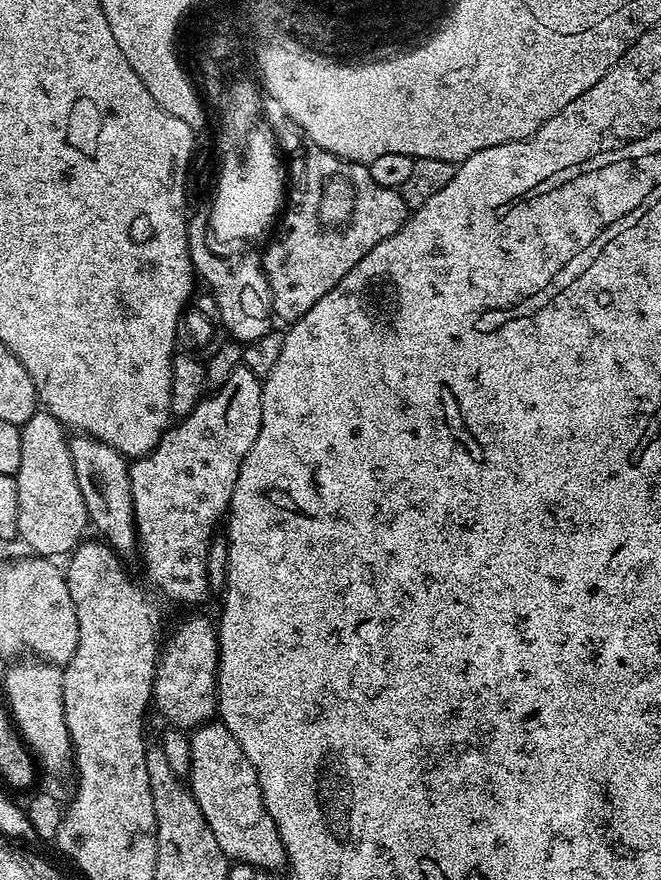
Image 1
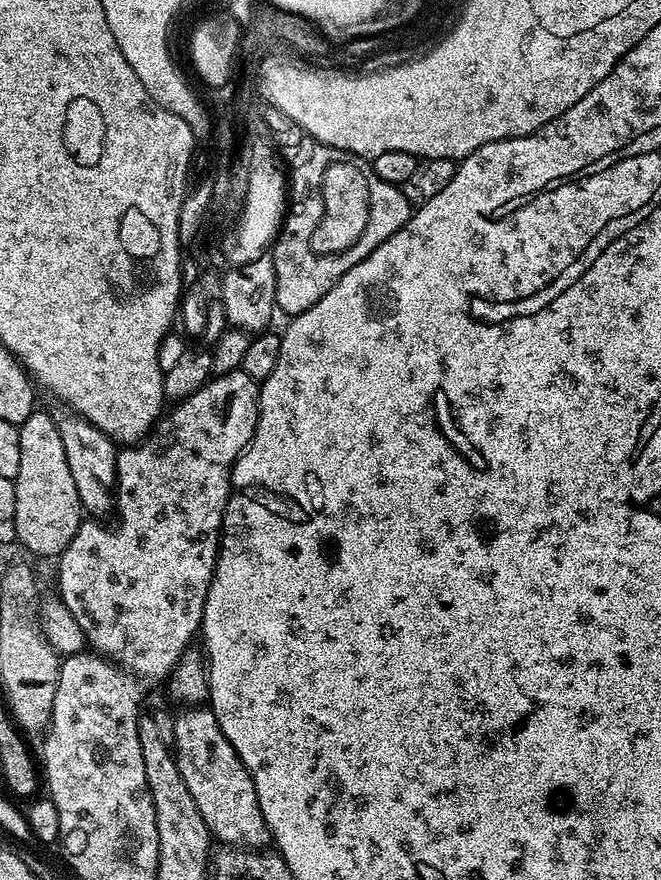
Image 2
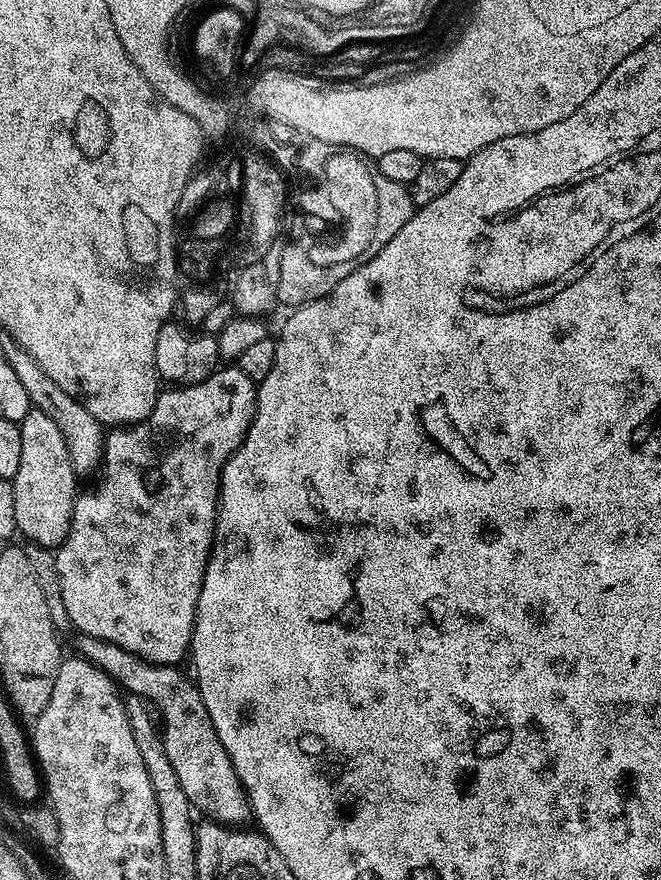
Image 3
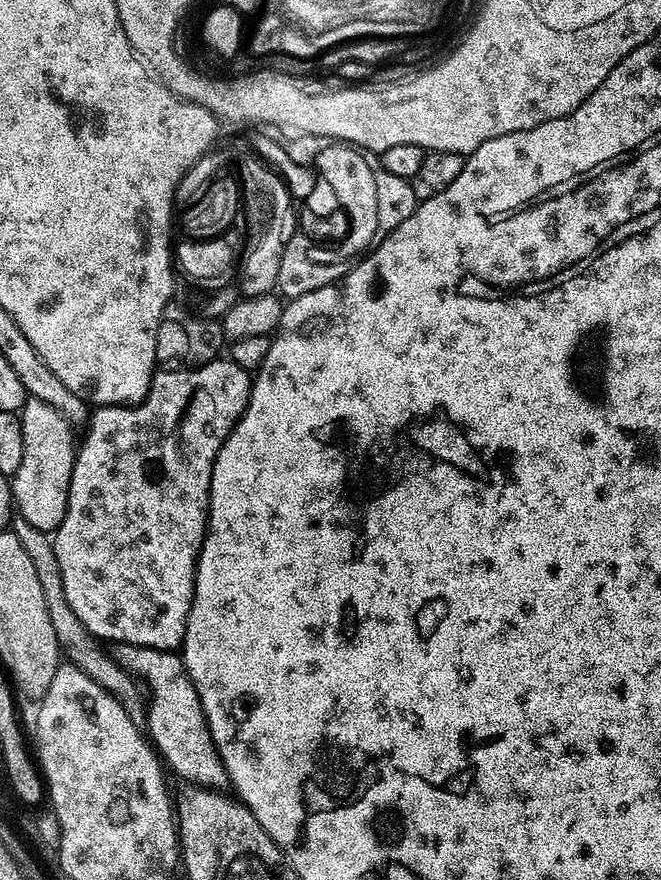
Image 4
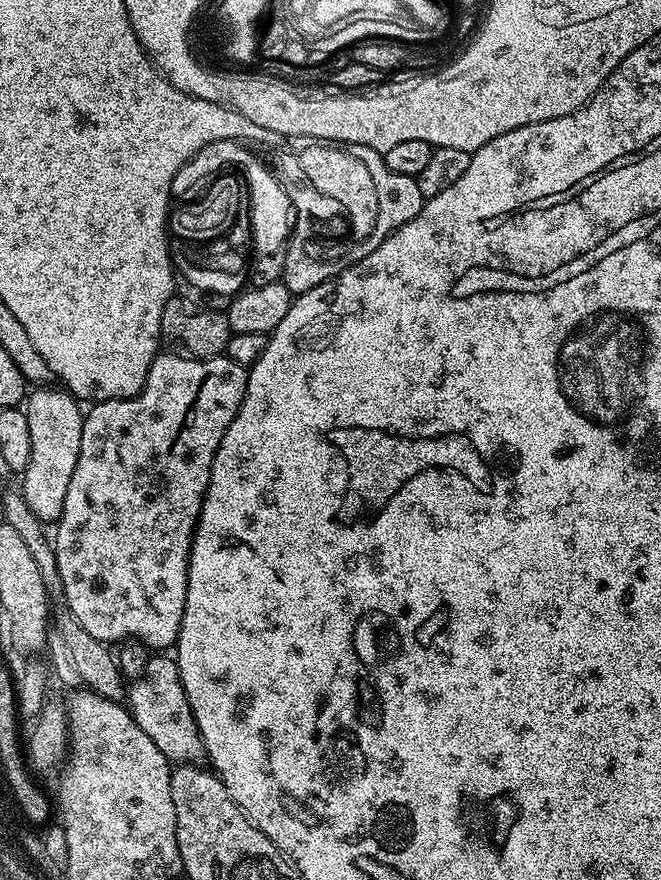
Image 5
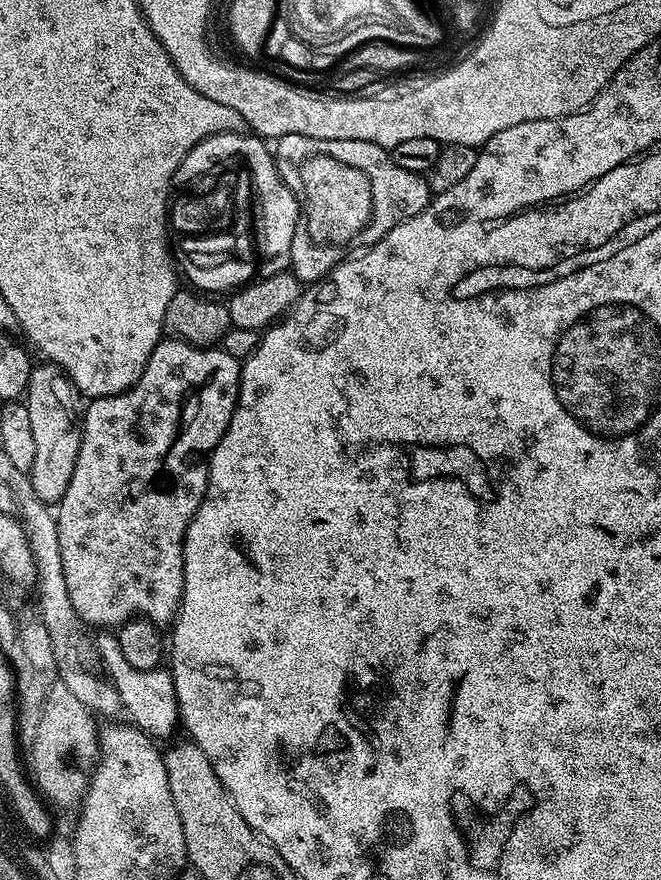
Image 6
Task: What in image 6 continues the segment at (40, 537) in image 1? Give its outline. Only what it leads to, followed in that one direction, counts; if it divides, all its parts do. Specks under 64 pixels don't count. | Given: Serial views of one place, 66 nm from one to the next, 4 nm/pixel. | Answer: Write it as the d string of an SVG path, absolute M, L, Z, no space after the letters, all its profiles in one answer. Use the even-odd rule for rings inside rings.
M40 362L30 374L26 403L35 443L34 466L30 473L34 494L38 494L44 504L56 506L62 494L66 494L66 486L70 486L70 478L74 478L74 462L78 462L82 397L72 379L57 364Z

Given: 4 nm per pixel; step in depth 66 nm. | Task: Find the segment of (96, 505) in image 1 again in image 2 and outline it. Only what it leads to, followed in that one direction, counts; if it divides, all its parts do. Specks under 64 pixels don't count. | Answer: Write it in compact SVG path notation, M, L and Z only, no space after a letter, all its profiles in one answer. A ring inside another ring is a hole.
M56 402L53 405L50 411L54 418L54 426L58 426L62 446L66 449L66 462L70 465L70 475L74 478L74 486L78 490L81 509L88 514L111 513L116 498L117 441L98 430L94 422L78 414L69 404Z

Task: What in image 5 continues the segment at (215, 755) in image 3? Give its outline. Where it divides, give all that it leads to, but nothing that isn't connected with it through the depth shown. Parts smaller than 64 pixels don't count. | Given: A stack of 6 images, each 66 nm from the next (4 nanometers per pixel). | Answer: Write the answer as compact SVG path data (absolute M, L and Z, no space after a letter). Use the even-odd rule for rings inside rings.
M152 654L148 657L148 665L143 681L154 685L154 692L140 689L129 693L126 707L132 717L146 730L150 742L162 750L169 762L176 764L196 764L205 757L204 743L201 740L194 714L190 710L190 702L186 698L186 690L180 681L180 671L175 659L168 654Z

